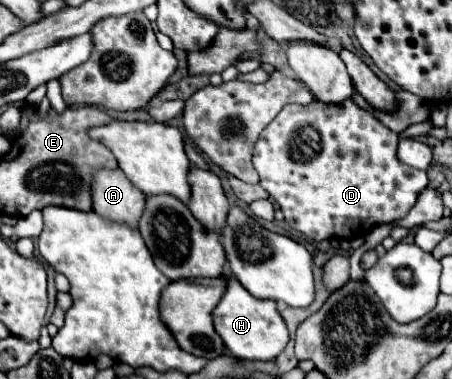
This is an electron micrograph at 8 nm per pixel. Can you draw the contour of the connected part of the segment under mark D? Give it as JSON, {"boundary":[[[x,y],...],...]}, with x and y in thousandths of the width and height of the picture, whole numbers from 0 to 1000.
{"boundary":[[[777,261],[750,272],[741,288],[706,277],[715,272],[631,277],[586,335],[560,404],[560,435],[577,462],[577,493],[617,536],[639,599],[692,636],[719,636],[737,625],[808,625],[843,588],[892,578],[945,493],[945,456],[887,430],[878,420],[883,356]]]}

